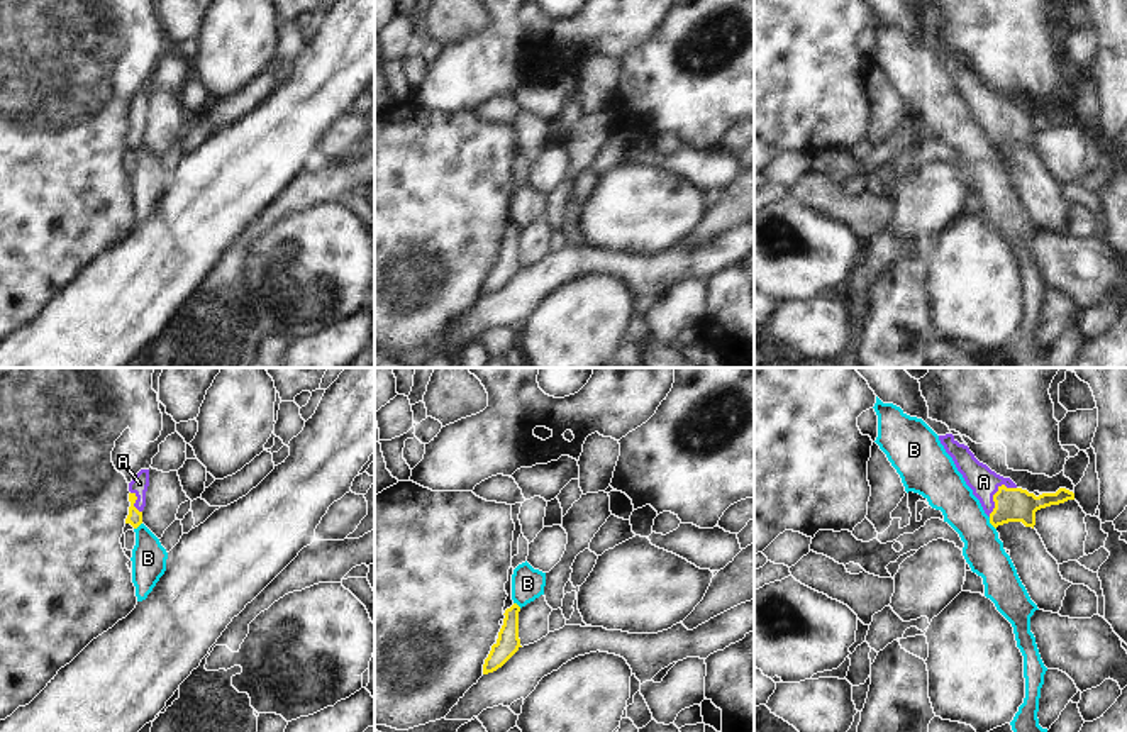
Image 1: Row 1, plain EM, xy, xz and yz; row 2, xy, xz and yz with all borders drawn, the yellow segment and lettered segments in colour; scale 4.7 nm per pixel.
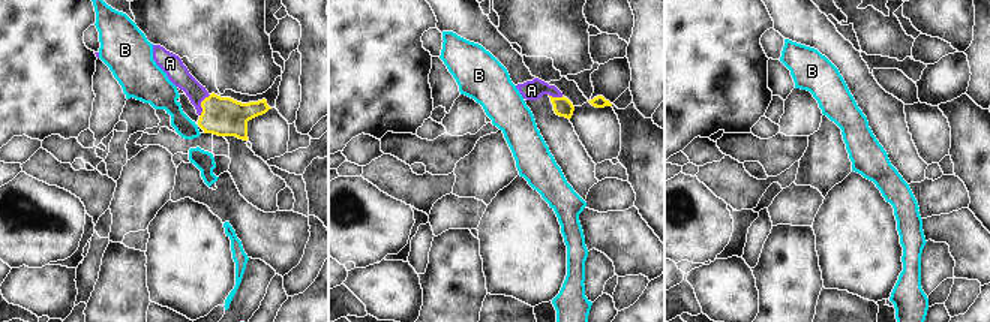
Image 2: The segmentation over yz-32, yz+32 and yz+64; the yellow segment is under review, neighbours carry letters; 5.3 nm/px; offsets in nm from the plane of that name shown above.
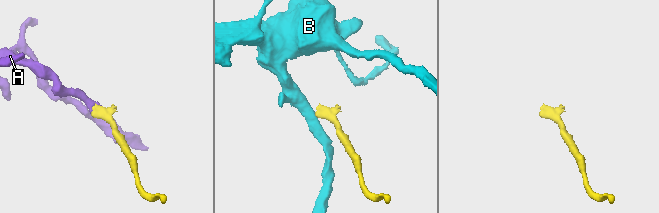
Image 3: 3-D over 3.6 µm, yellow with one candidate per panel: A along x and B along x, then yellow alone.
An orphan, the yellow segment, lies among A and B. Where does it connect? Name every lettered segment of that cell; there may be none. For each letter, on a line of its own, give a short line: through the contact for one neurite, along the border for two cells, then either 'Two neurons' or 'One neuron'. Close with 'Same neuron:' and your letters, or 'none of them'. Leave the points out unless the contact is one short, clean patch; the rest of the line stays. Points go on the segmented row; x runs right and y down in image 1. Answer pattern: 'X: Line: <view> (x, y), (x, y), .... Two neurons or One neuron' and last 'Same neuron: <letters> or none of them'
A: Line: yz (1010, 504), (1005, 504), (995, 493), (983, 482). One neuron
B: Line: yz (988, 517), (995, 529). Two neurons
Same neuron: A.

